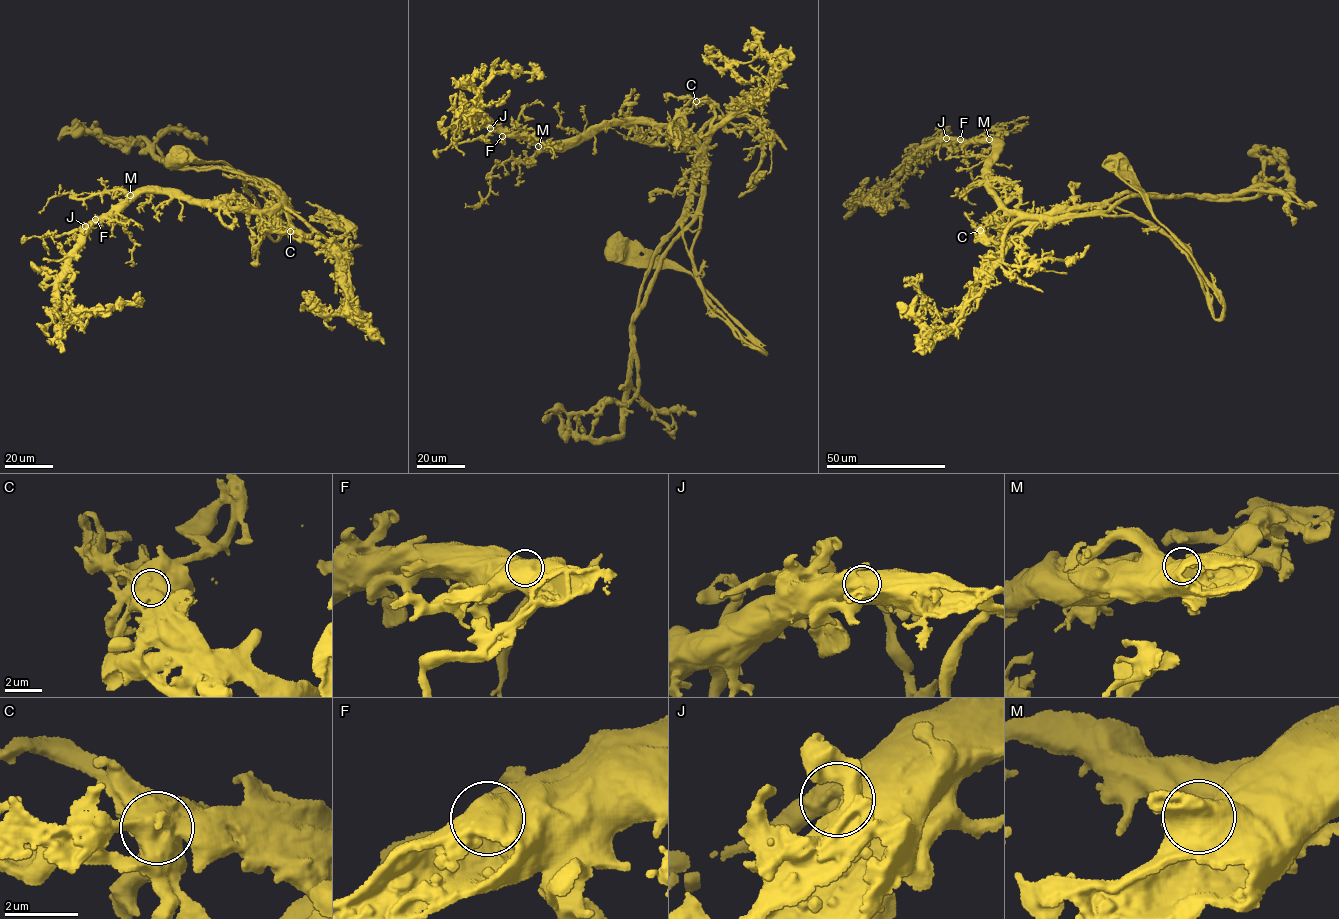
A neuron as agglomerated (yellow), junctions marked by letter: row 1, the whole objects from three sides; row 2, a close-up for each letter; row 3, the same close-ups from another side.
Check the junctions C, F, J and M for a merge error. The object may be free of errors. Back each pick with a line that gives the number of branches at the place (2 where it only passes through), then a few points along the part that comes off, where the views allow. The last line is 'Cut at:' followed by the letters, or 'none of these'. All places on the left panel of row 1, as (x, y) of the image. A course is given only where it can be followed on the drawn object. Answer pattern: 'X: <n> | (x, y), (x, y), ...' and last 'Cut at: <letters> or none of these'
C: 1 | (291, 232), (304, 232), (256, 176), (169, 168), (147, 142), (74, 126)
Cut at: C

